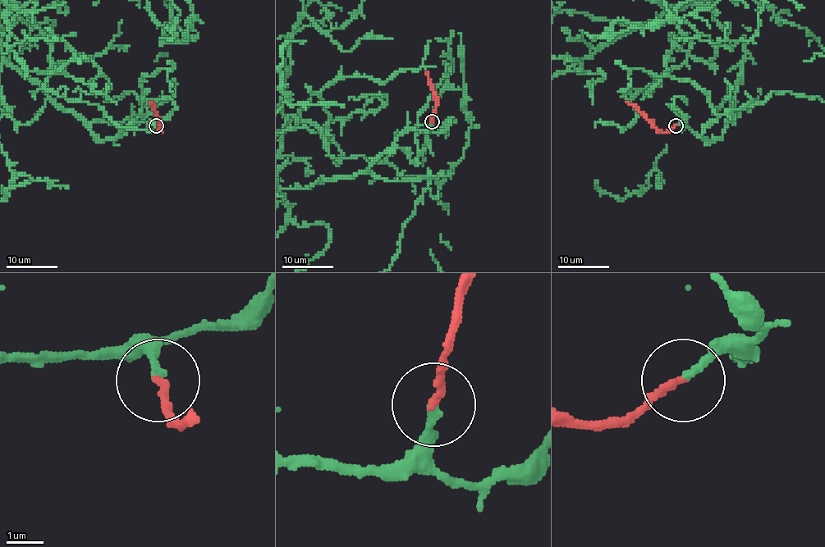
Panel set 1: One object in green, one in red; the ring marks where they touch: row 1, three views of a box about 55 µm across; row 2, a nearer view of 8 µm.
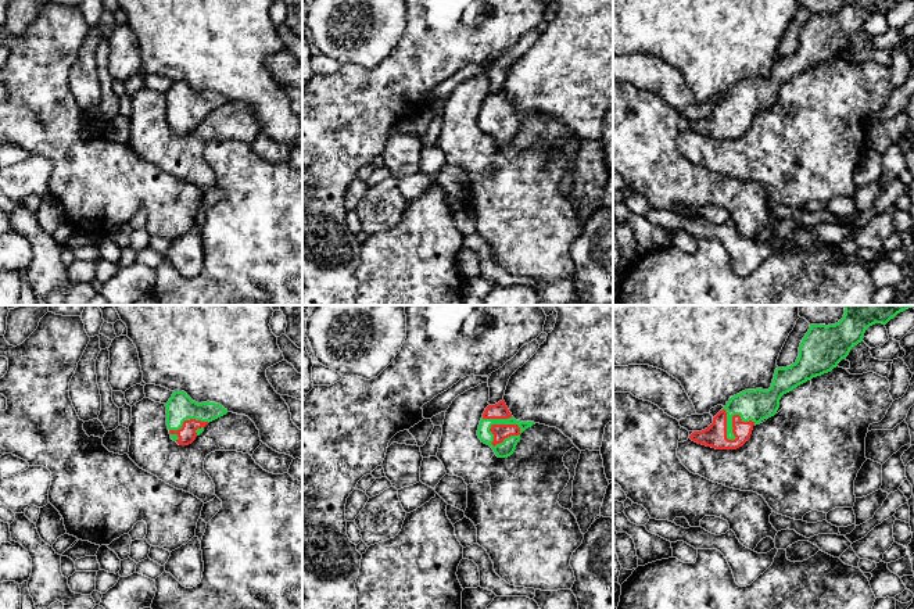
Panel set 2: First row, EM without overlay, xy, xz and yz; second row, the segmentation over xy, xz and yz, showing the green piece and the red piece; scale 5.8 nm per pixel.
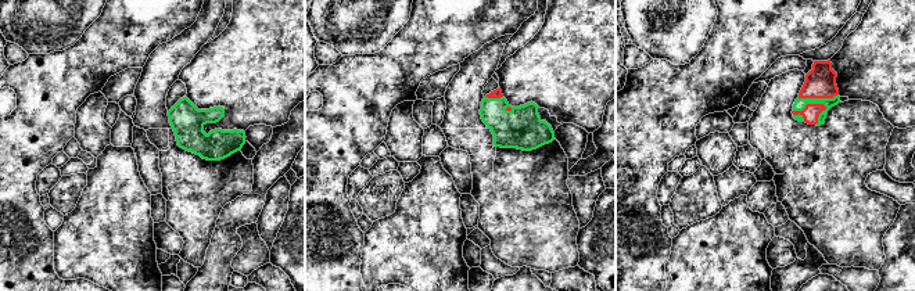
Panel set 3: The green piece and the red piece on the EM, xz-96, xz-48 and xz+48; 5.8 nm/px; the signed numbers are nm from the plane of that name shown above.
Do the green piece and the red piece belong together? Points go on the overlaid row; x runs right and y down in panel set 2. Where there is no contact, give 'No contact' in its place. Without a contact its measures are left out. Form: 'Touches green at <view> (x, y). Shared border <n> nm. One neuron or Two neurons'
Touches green at yz (733, 434). Shared border 220 nm. One neuron

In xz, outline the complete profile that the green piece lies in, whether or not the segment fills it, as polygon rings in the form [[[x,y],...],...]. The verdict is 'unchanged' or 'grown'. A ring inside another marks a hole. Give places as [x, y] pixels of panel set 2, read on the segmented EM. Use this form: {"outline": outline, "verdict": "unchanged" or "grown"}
{"outline": [[[502,400],[485,408],[477,436],[498,458],[508,458],[515,452],[520,434],[533,424],[535,423],[516,420]]], "verdict": "grown"}

